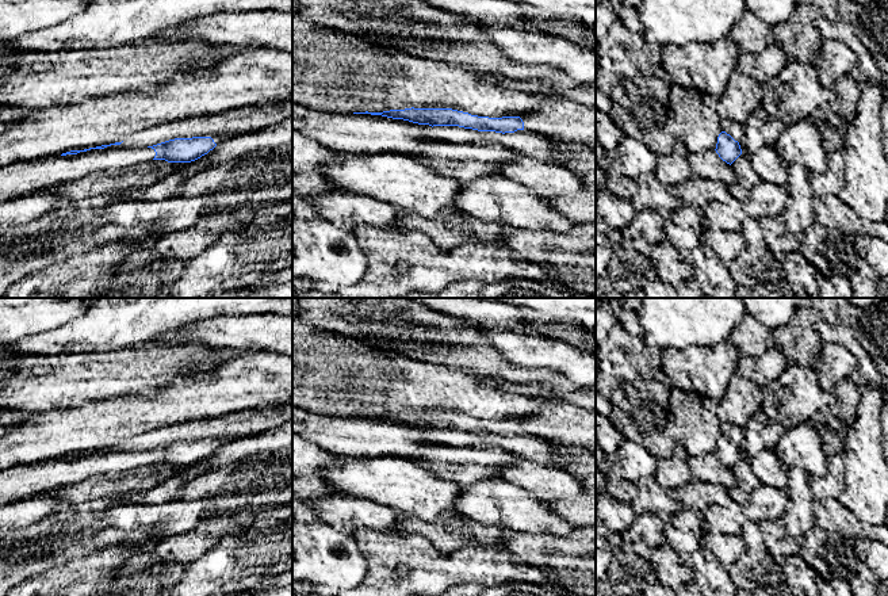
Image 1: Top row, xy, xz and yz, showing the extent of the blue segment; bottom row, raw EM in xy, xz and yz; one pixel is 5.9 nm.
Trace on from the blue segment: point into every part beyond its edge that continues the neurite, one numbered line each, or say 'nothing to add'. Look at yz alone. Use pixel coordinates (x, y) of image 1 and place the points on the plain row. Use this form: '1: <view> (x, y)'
1: yz (737, 434)

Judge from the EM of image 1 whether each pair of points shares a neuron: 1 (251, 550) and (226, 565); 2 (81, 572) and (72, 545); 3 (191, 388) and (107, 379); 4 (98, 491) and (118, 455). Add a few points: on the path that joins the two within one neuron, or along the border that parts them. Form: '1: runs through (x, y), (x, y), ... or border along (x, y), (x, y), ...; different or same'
1: runs through (245, 556), (232, 565); same
2: border along (91, 554), (48, 570); different
3: border along (196, 370), (178, 375), (152, 396), (138, 397); different
4: border along (138, 466), (118, 473), (94, 474), (77, 484); different

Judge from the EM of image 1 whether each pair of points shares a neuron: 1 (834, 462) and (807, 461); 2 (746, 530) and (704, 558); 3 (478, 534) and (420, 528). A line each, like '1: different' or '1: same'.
1: different
2: different
3: same

